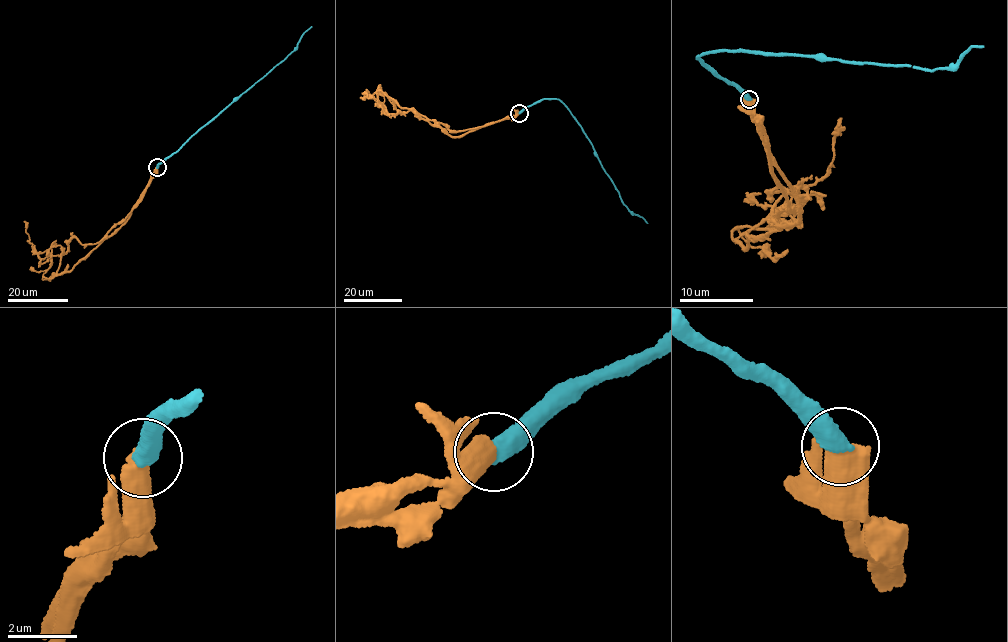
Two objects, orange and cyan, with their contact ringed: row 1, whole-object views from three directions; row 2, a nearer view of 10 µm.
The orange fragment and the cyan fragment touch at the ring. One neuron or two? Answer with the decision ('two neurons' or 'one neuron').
one neuron

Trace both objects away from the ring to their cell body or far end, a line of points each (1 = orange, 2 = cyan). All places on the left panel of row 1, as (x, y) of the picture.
1: (157, 168), (141, 200), (97, 242), (82, 244), (72, 237), (62, 255), (34, 251), (24, 221)
2: (157, 167), (291, 52), (301, 35), (311, 26)

